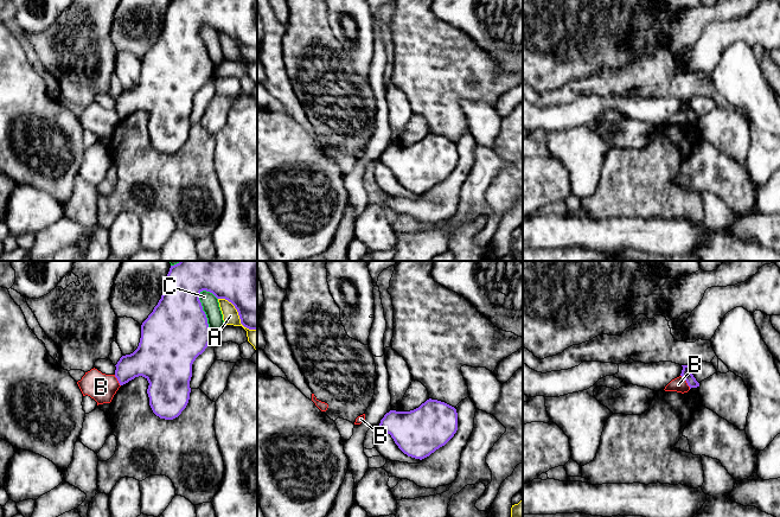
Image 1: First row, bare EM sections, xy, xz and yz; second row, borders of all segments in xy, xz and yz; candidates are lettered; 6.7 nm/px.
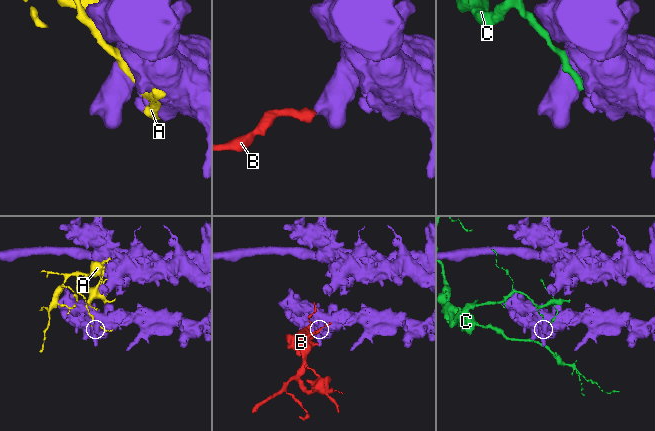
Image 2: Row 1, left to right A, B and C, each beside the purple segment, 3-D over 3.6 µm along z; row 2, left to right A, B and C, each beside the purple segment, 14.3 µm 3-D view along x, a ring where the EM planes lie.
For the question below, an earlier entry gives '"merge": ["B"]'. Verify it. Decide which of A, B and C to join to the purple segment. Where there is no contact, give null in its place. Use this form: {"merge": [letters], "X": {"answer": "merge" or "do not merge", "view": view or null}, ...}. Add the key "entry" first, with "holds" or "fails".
{"entry": "fails", "merge": [], "A": {"answer": "do not merge", "view": "xy"}, "B": {"answer": "do not merge", "view": "yz"}, "C": {"answer": "do not merge", "view": "xy"}}

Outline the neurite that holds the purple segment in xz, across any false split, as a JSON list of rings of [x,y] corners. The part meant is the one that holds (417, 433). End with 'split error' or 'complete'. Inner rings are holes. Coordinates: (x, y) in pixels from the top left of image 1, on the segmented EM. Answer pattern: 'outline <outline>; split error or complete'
outline [[[429,398],[410,411],[390,410],[379,428],[391,435],[404,454],[422,460],[454,436],[458,413],[454,407]]]; complete

